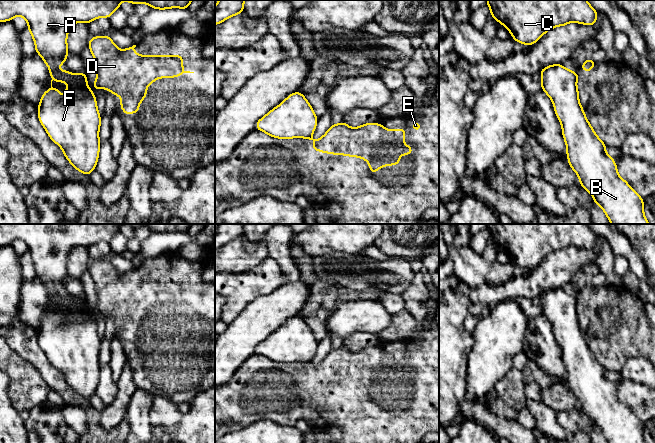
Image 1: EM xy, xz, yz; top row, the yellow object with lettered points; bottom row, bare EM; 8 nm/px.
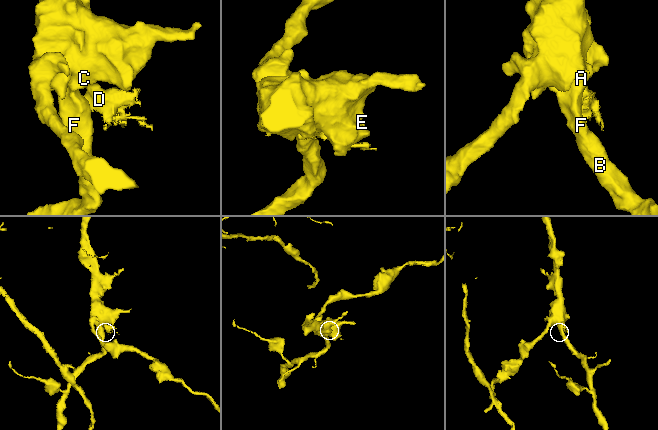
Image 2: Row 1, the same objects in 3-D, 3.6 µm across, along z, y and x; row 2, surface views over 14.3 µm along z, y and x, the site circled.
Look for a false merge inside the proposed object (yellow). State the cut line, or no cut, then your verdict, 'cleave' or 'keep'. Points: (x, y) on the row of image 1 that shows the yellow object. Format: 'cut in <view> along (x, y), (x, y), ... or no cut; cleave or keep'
cut in xz along (310, 136), (307, 138); cleave

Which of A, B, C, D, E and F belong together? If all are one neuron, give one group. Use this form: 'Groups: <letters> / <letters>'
Groups: A B C F / D E

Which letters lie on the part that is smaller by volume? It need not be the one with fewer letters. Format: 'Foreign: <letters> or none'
Foreign: D, E

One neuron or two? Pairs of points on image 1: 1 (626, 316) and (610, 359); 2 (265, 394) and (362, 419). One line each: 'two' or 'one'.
1: one
2: one

